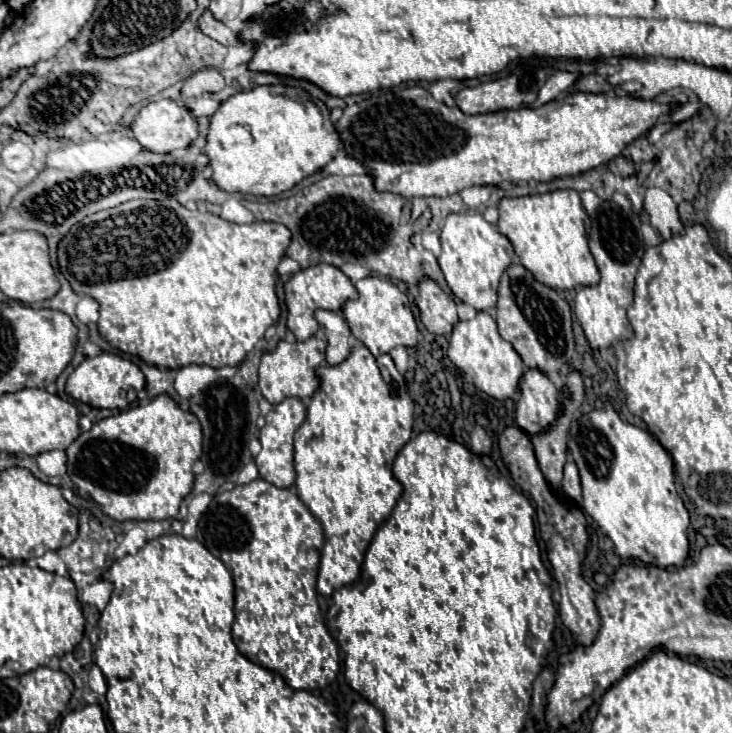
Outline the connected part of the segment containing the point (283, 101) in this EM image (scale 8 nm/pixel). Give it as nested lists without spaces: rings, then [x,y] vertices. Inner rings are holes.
[[[258,85],[250,91],[232,95],[212,115],[204,153],[210,157],[210,167],[214,171],[212,181],[220,189],[272,197],[292,189],[304,177],[320,171],[334,159],[334,155],[340,149],[342,149],[342,139],[336,131],[334,121],[330,119],[330,115],[324,115],[314,101],[296,101],[290,99],[288,95],[274,95],[270,93],[268,85]]]

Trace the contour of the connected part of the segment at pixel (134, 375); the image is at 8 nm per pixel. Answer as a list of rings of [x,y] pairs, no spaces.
[[[102,353],[98,357],[86,357],[74,369],[74,373],[68,377],[66,393],[78,401],[90,403],[92,407],[126,409],[130,407],[130,403],[136,401],[138,391],[142,391],[144,387],[146,387],[146,377],[138,369],[138,365],[134,365],[130,359],[124,359],[116,353]]]

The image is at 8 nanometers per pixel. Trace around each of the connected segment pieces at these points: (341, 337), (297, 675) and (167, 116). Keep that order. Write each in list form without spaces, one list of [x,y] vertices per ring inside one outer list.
[[[316,311],[316,321],[320,323],[324,335],[328,337],[328,351],[326,351],[326,361],[330,365],[340,365],[342,361],[346,361],[346,357],[350,355],[350,327],[344,319],[342,313],[334,313],[334,311]]]
[[[252,481],[248,485],[236,485],[232,487],[230,491],[220,491],[214,495],[210,507],[208,507],[208,513],[202,517],[202,521],[198,523],[198,535],[196,539],[214,555],[218,557],[232,573],[234,577],[234,585],[236,585],[236,607],[234,607],[234,613],[236,613],[236,619],[234,619],[234,625],[232,625],[232,637],[234,637],[234,643],[238,647],[238,651],[248,657],[252,663],[256,665],[262,665],[270,671],[276,671],[284,677],[284,681],[294,687],[294,689],[304,689],[304,691],[314,691],[314,689],[322,689],[326,687],[338,673],[338,661],[339,659],[339,646],[335,639],[332,639],[324,617],[320,613],[320,607],[318,607],[318,593],[316,593],[316,577],[318,577],[318,567],[320,567],[320,553],[322,553],[322,547],[326,543],[324,539],[324,531],[322,531],[322,525],[320,521],[310,513],[310,509],[300,501],[300,497],[290,491],[290,489],[278,489],[274,485],[270,485],[268,481]]]
[[[160,99],[154,103],[148,103],[134,119],[132,123],[132,133],[136,137],[136,141],[148,149],[148,151],[156,151],[156,153],[170,153],[174,149],[184,149],[188,147],[196,137],[198,137],[198,123],[192,115],[192,111],[184,105],[178,105],[172,99]]]

